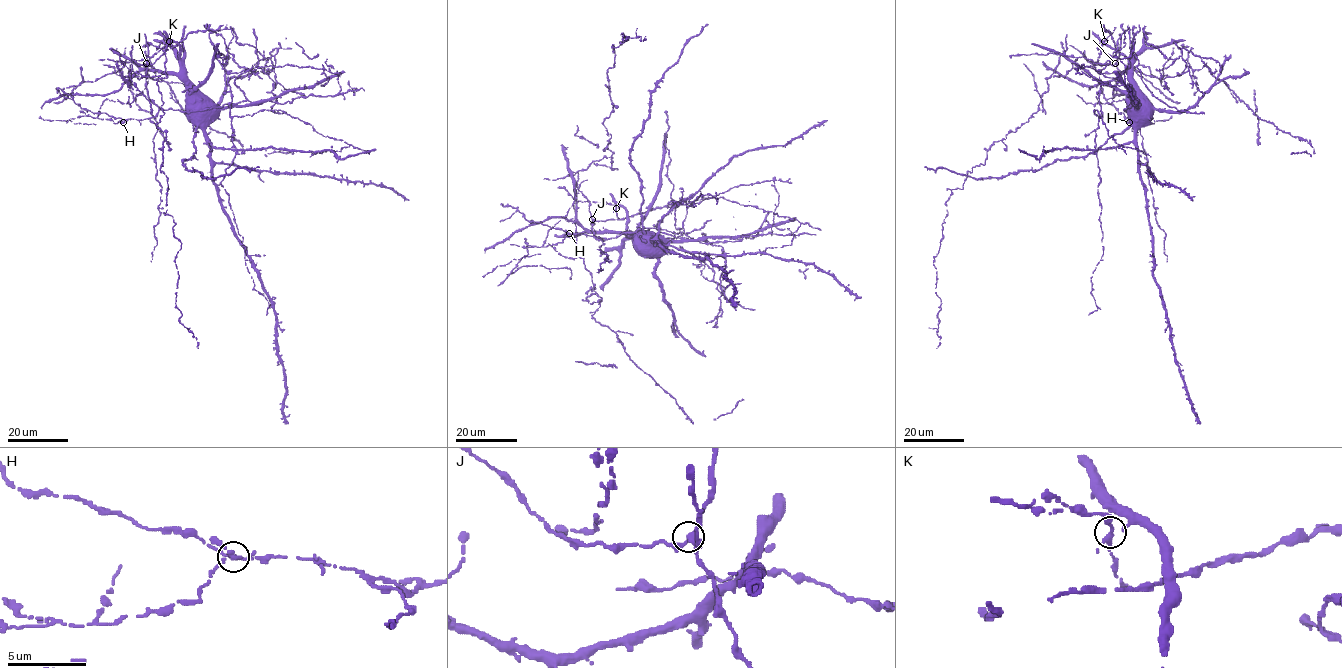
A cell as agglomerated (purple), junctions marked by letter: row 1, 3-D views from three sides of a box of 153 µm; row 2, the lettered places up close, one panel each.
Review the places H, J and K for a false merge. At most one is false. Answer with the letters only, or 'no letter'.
H

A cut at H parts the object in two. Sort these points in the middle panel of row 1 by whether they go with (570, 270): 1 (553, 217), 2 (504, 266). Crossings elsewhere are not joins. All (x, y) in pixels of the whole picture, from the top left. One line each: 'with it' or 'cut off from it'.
1: with it
2: with it

